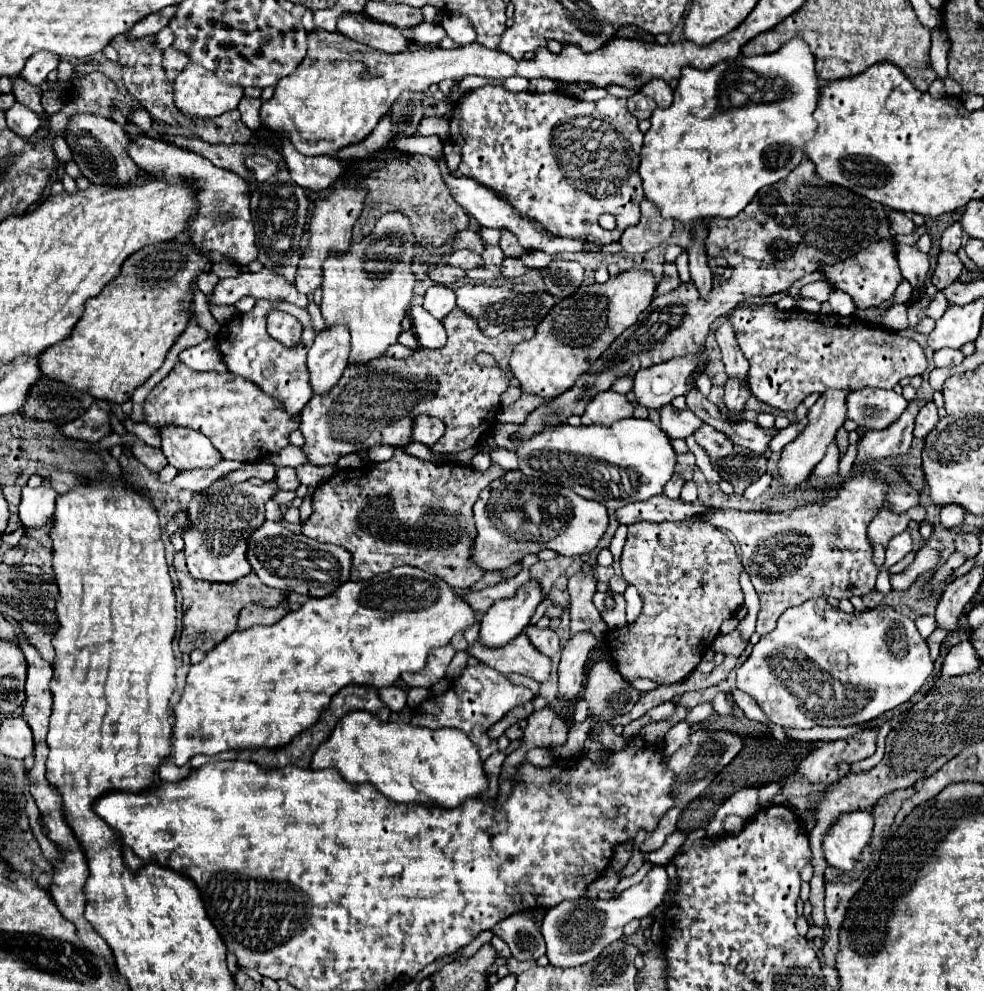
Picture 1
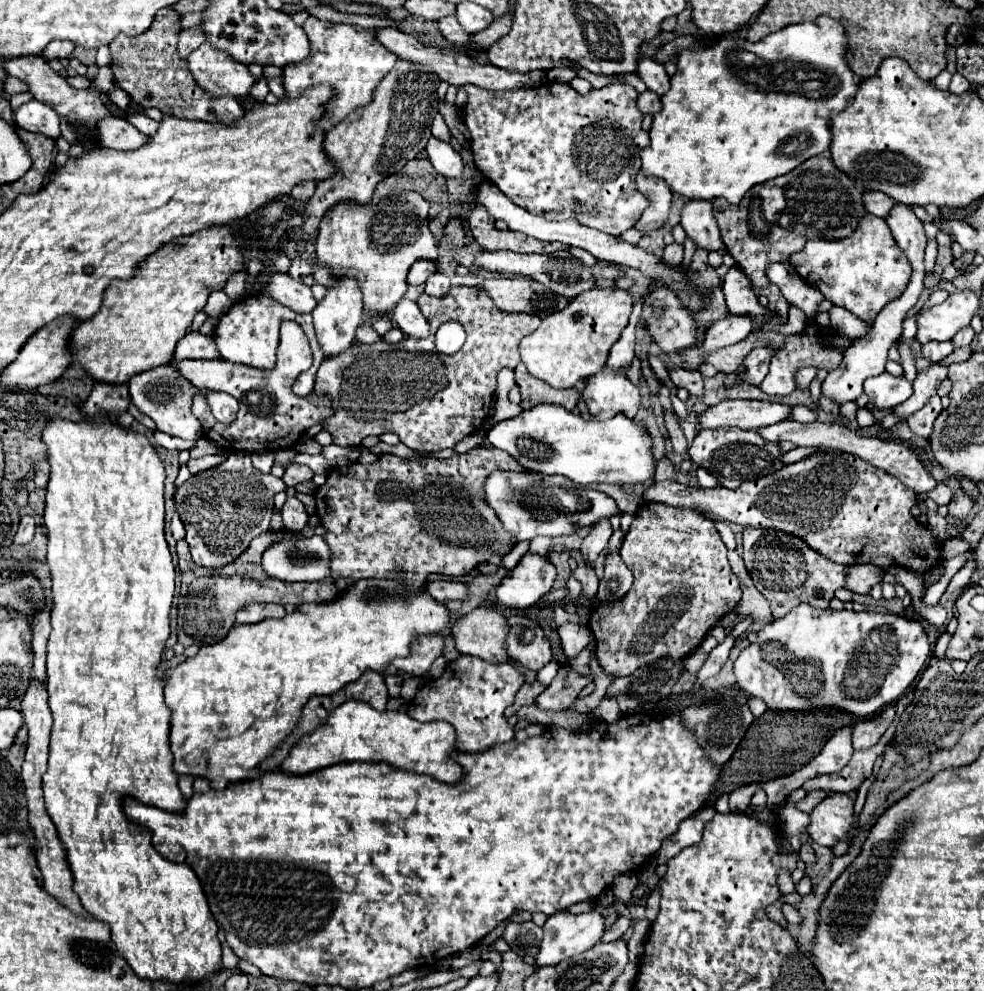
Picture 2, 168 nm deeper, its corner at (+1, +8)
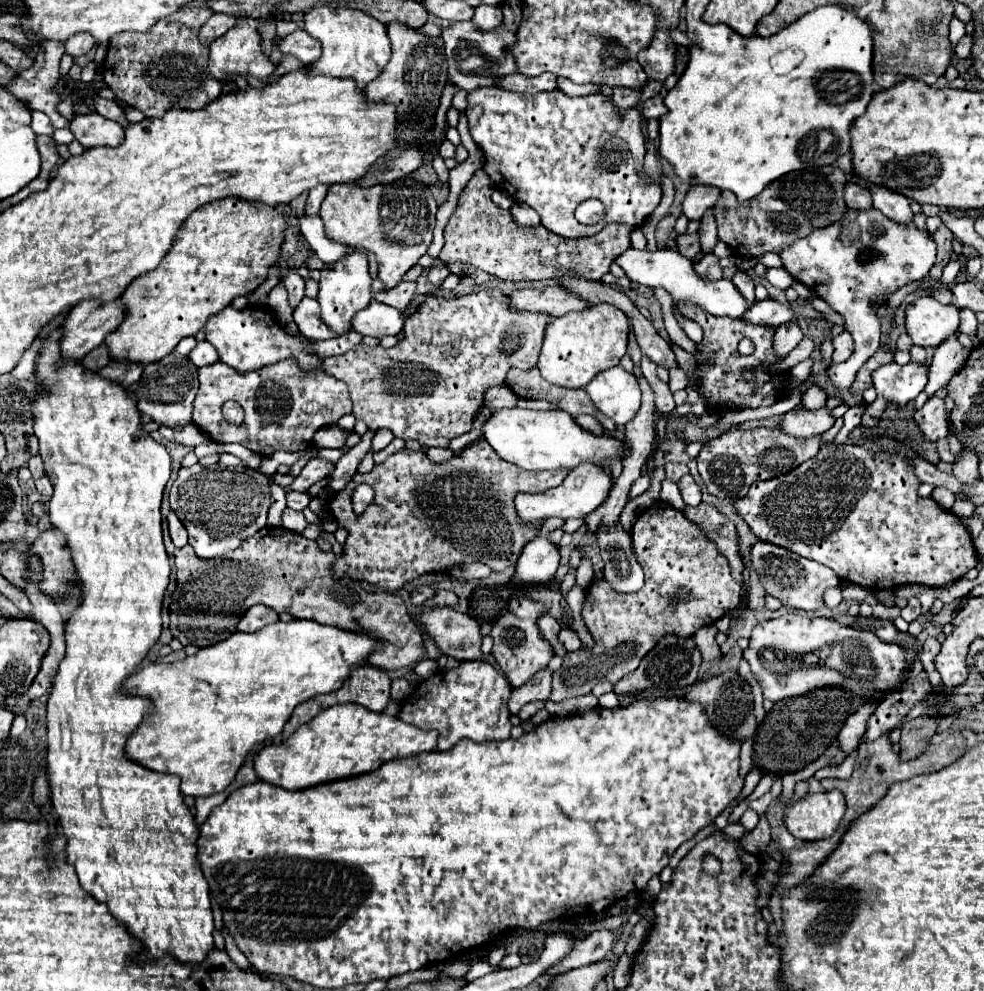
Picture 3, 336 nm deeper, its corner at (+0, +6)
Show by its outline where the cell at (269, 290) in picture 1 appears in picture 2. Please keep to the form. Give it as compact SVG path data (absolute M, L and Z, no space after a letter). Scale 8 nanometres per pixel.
M272 272L268 276L268 284L264 286L264 294L278 300L280 304L288 306L290 310L298 314L308 314L316 306L316 300L306 284L300 280L290 278L288 274L278 274Z

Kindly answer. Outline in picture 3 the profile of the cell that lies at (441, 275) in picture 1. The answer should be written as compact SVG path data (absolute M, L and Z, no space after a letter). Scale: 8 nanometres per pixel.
M403 280L403 282L401 282L399 286L395 286L393 290L389 290L389 292L379 292L379 294L375 294L373 298L403 312L403 310L409 306L409 302L415 298L415 290L417 290L417 282L415 282L415 280Z

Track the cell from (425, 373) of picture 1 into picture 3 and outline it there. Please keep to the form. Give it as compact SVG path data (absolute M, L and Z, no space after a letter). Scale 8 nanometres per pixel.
M483 288L479 292L471 292L467 296L457 296L457 298L439 298L439 296L429 296L427 300L423 300L417 308L415 314L411 314L405 322L405 328L403 328L403 338L393 346L393 348L383 348L383 346L367 346L363 344L361 348L355 348L355 350L349 350L341 356L329 356L323 360L323 372L337 378L337 380L343 380L351 392L351 400L353 400L353 414L357 420L363 420L367 424L369 430L379 430L379 428L387 428L391 430L397 438L403 438L403 440L417 440L421 446L425 448L449 448L449 442L465 432L469 432L473 428L473 416L477 414L477 410L483 406L483 396L485 396L485 390L491 388L491 386L497 386L497 384L503 384L505 382L505 376L509 372L509 368L513 366L519 366L523 370L529 370L537 364L537 358L539 358L539 352L541 352L541 342L543 342L543 330L545 330L545 324L549 322L549 316L547 314L535 314L535 312L513 312L507 308L507 296L497 290L497 288Z

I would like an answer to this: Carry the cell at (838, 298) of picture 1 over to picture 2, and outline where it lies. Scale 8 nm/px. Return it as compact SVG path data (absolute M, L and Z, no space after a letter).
M772 264L766 268L766 276L770 276L772 284L776 284L782 292L782 296L788 300L790 306L800 308L806 316L814 316L816 304L824 300L820 290L810 288L802 278L790 278L784 264Z

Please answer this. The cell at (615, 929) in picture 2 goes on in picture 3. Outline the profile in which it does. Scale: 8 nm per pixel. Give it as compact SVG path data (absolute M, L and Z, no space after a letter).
M597 930L597 932L591 932L589 936L585 936L583 940L579 940L575 944L575 948L571 950L571 956L567 956L565 960L561 960L557 966L553 966L547 974L561 974L569 968L579 968L583 964L589 964L589 962L599 962L601 958L605 958L607 952L611 952L611 948L615 946L617 942L617 936L613 930Z

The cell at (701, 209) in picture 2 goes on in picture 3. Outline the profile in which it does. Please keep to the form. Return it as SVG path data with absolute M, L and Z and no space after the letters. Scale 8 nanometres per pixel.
M697 186L691 188L683 200L683 214L689 220L699 220L703 218L703 214L715 206L715 202L719 200L721 192L717 188L711 186Z

